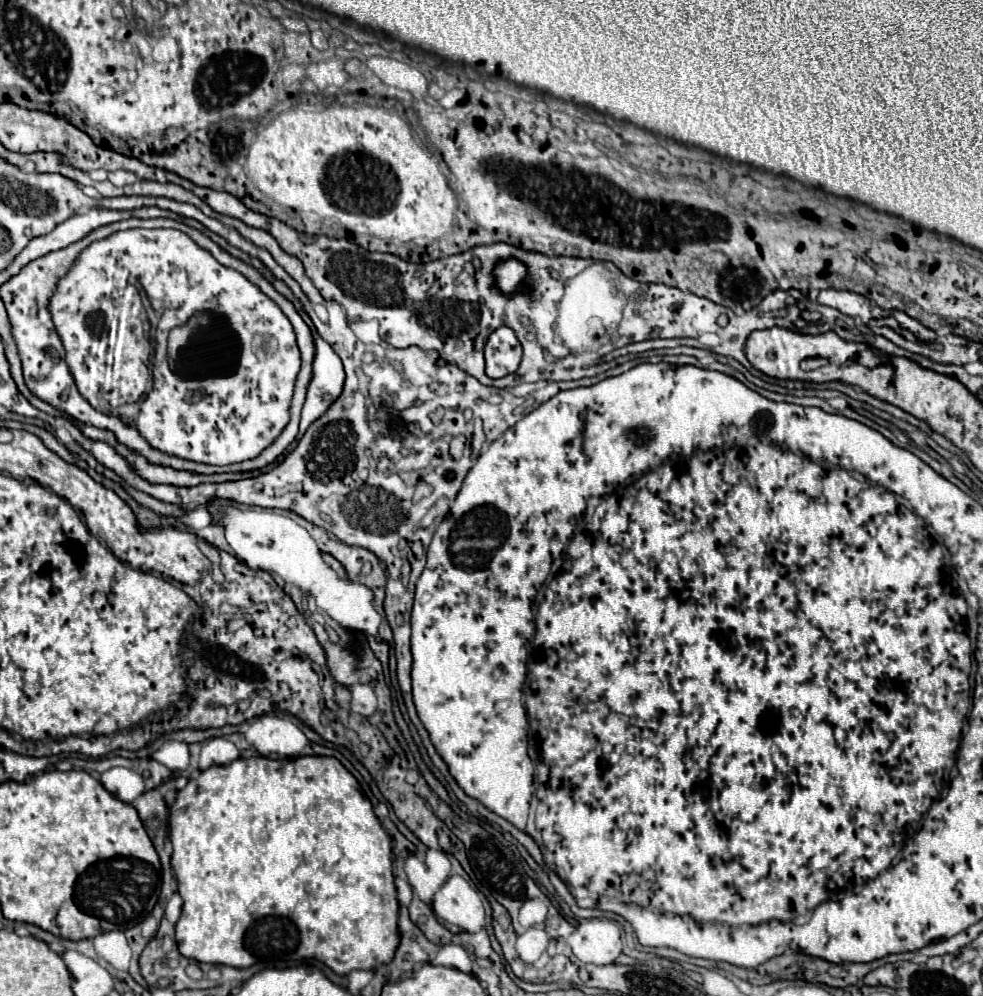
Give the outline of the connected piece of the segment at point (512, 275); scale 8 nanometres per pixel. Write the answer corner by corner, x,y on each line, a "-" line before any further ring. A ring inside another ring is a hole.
514,259
502,261
502,265
498,265
498,269
494,269
494,277
496,277
496,285
502,293
514,295
520,289
520,281
526,277
526,267

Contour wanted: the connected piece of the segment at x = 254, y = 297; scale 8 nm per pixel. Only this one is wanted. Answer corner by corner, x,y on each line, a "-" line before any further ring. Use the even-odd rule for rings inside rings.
126,229
90,243
56,283
48,311
54,317
54,329
62,337
66,363
80,395
96,411
100,409
136,427
150,447
166,455
206,465
248,461
270,447
290,421
290,401
302,363
292,323
282,309
242,273
220,265
210,251
196,245
196,241
178,229
-
202,309
226,315
236,331
242,343
238,373
228,377
182,379
168,369
169,332
172,327
184,325

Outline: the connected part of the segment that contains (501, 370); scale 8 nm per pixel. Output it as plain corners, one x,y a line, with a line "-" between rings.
502,327
490,335
484,355
486,355
486,375
504,377
518,369
522,361
522,345
512,329

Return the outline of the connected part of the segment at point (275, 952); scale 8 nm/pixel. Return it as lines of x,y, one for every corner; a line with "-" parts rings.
306,755
306,757
296,757
296,759
268,759
268,757
238,757
228,765
212,765
206,771
200,771
198,777
188,779
186,787
178,791
172,807
170,807
170,831
168,831
170,843
172,843
172,869
176,873
176,881
178,881
178,893
184,901
182,905
182,915
176,923
176,943
178,943
178,951
188,957
188,959
196,959
200,963
214,963
214,965
230,965
230,967
250,967
254,963
262,963
266,967
290,967
302,959
318,959
322,963
326,963
334,973
338,975
348,975
354,969
376,969
378,965
384,965
388,961
392,961
394,951
398,947
398,899
396,899
396,887
394,887
394,875
392,875
392,859
390,859
390,837
388,833
382,829
378,817
372,811
372,803
370,799
366,799
360,789
358,789
358,781
356,777
334,757
320,757
320,755

